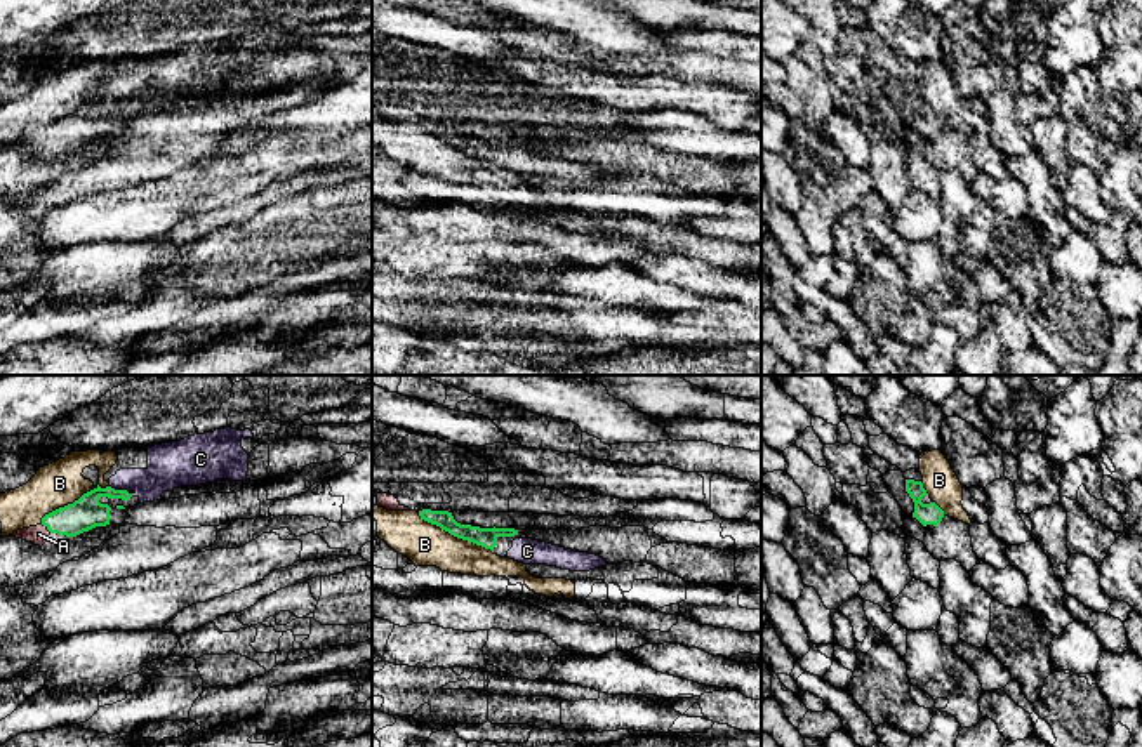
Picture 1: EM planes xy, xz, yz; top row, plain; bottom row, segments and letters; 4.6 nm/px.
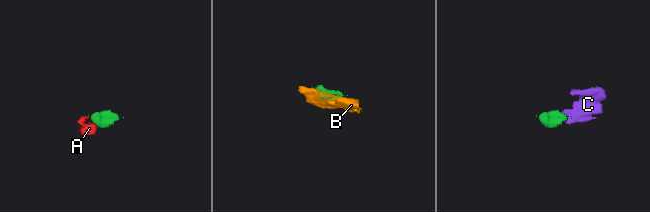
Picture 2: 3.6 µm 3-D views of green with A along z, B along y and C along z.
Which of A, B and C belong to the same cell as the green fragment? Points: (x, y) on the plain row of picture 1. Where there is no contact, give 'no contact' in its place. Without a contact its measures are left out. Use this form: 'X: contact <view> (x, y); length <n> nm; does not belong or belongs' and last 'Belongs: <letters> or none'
A: contact xy (47, 139); length 60 nm; belongs
B: contact xz (456, 146); length 400 nm; does not belong
C: contact xy (122, 101); length 120 nm; belongs
Belongs: A, C

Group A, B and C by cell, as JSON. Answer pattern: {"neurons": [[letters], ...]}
{"neurons": [["A", "C"], ["B"]]}

